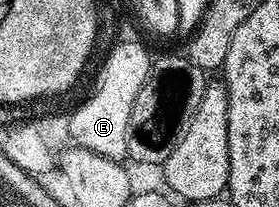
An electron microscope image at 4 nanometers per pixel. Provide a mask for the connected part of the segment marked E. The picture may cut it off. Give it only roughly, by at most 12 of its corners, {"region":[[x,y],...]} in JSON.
{"region":[[119,40],[90,98],[69,114],[69,140],[122,161],[132,103],[152,56]]}

